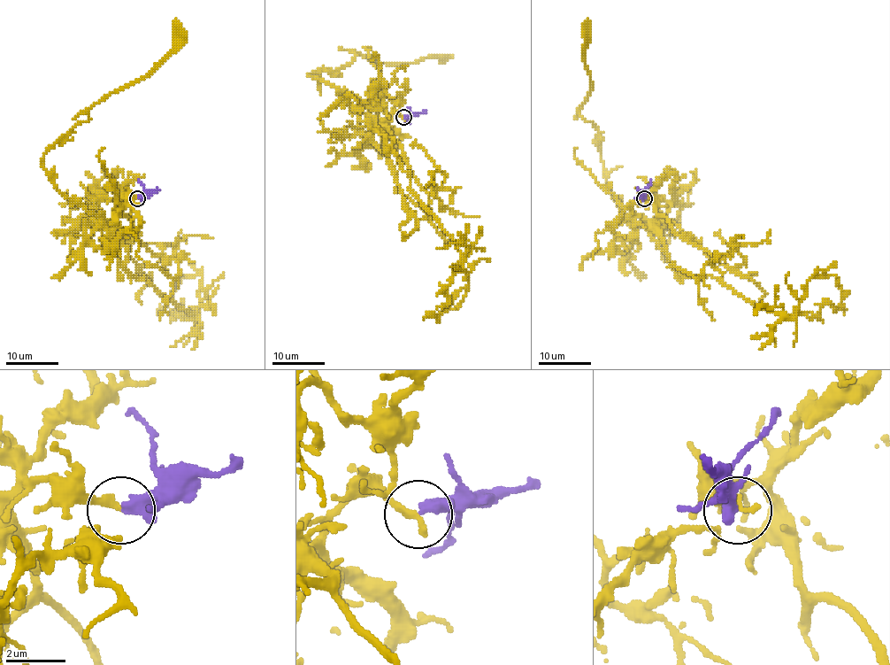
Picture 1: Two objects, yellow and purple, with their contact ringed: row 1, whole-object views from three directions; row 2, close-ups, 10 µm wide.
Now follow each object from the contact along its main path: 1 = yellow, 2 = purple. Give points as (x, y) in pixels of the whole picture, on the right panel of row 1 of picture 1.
1: (645, 198), (653, 198), (655, 219), (621, 209), (605, 182), (596, 126), (578, 112), (591, 91), (586, 19)
2: (645, 198), (643, 190), (651, 180)

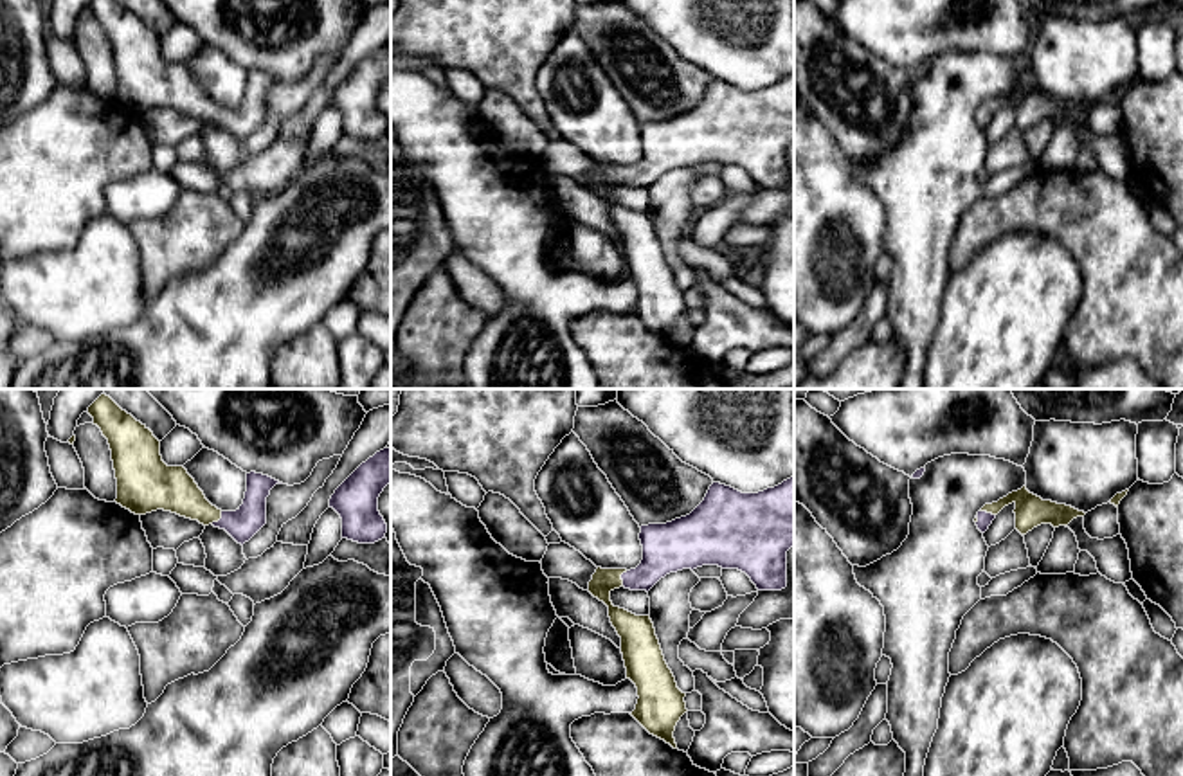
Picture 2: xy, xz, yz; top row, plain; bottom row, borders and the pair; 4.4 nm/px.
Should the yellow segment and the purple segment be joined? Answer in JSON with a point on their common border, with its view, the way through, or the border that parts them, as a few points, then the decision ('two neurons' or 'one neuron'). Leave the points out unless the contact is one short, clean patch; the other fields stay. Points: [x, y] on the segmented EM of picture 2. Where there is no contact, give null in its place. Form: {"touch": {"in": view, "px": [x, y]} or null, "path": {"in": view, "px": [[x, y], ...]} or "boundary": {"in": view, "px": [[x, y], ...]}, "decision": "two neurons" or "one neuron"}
{"touch": {"in": "xz", "px": [620, 578]}, "path": {"in": "xz", "px": [[636, 631], [607, 602], [620, 578], [636, 578], [667, 548]]}, "decision": "one neuron"}

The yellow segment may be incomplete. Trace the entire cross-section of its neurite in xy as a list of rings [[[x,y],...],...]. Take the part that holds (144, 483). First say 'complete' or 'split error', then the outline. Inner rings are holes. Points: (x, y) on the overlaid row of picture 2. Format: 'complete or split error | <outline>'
split error | [[[101,394],[90,407],[103,436],[108,439],[117,479],[115,502],[135,515],[157,510],[225,529],[238,544],[248,542],[266,524],[266,497],[275,484],[268,475],[247,474],[243,504],[236,511],[212,506],[184,466],[167,466],[160,441],[153,432]]]

